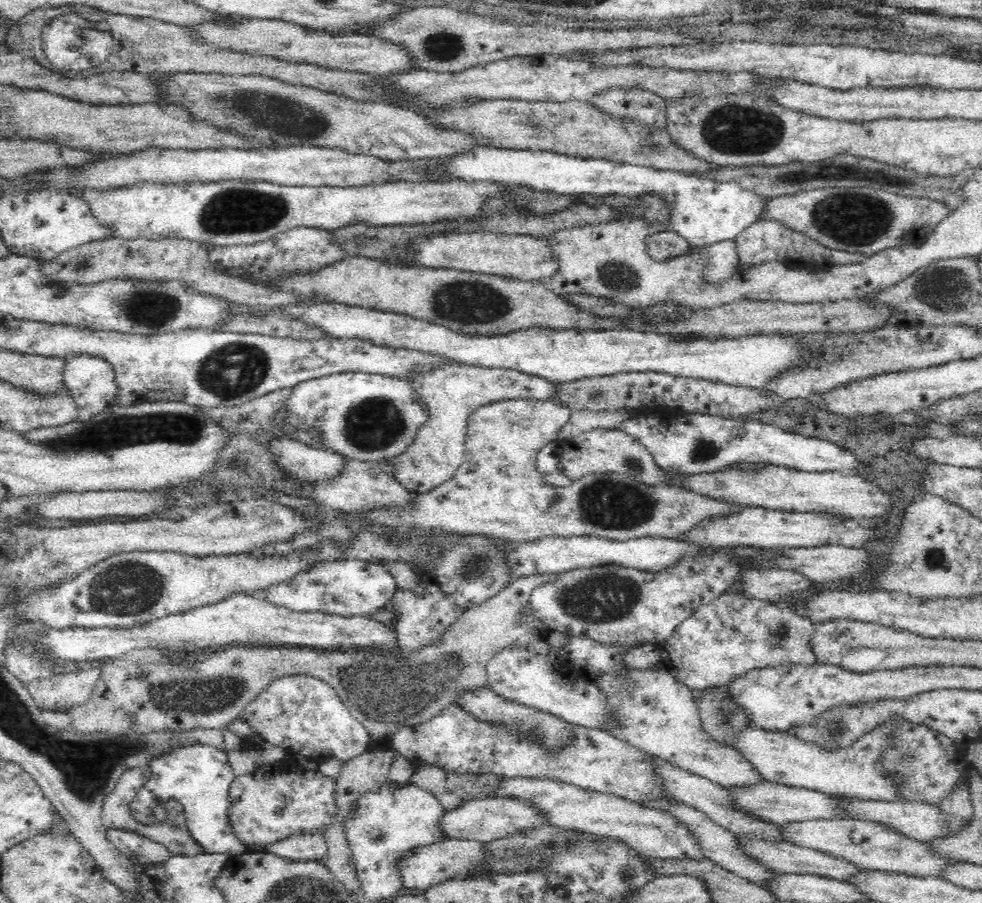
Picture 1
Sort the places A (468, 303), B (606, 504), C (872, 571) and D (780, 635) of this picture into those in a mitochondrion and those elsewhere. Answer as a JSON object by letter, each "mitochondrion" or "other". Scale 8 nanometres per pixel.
{"A":"mitochondrion","B":"mitochondrion","C":"other","D":"mitochondrion"}

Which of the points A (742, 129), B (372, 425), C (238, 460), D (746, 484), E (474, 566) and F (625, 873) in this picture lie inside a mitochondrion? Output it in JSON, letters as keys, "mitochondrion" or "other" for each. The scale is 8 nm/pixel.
{"A":"mitochondrion","B":"mitochondrion","C":"mitochondrion","D":"other","E":"mitochondrion","F":"mitochondrion"}

